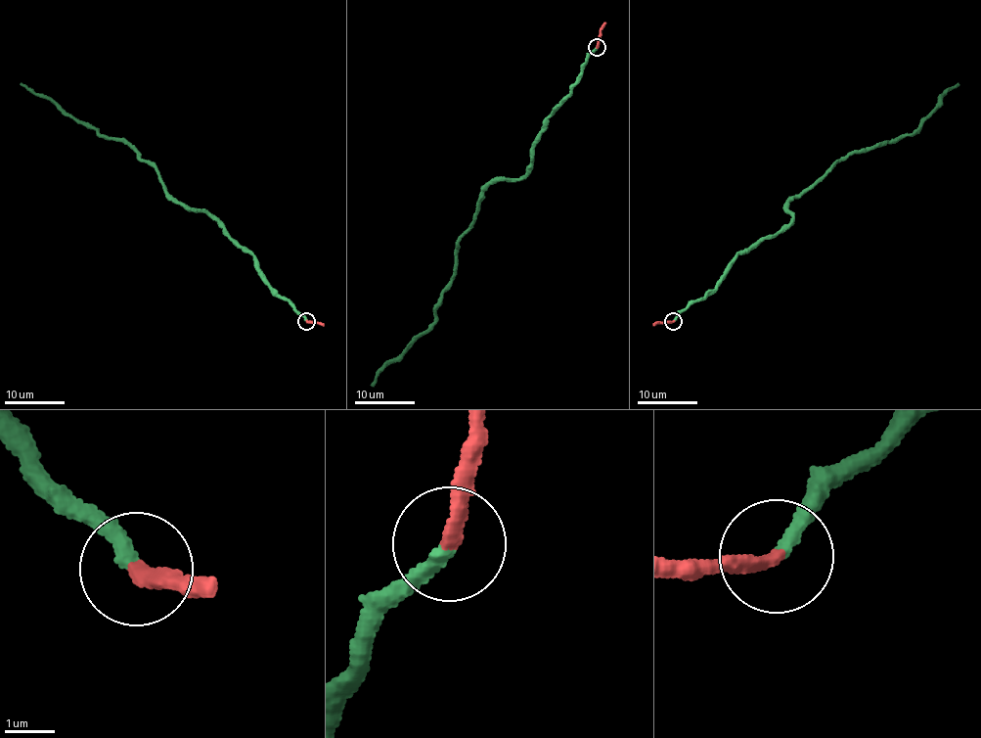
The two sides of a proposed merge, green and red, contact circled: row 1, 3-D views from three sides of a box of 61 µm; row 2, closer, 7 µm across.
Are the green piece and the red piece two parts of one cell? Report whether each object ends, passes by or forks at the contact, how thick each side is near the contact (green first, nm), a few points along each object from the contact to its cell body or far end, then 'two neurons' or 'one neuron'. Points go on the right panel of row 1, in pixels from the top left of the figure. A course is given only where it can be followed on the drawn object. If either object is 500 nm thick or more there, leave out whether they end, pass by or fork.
green ends | red ends | 280/320 nm | green via (674, 321), (704, 299), (737, 253), (783, 231), (795, 196), (841, 158), (918, 132), (958, 83) | red via (674, 321), (652, 323) | one neuron

